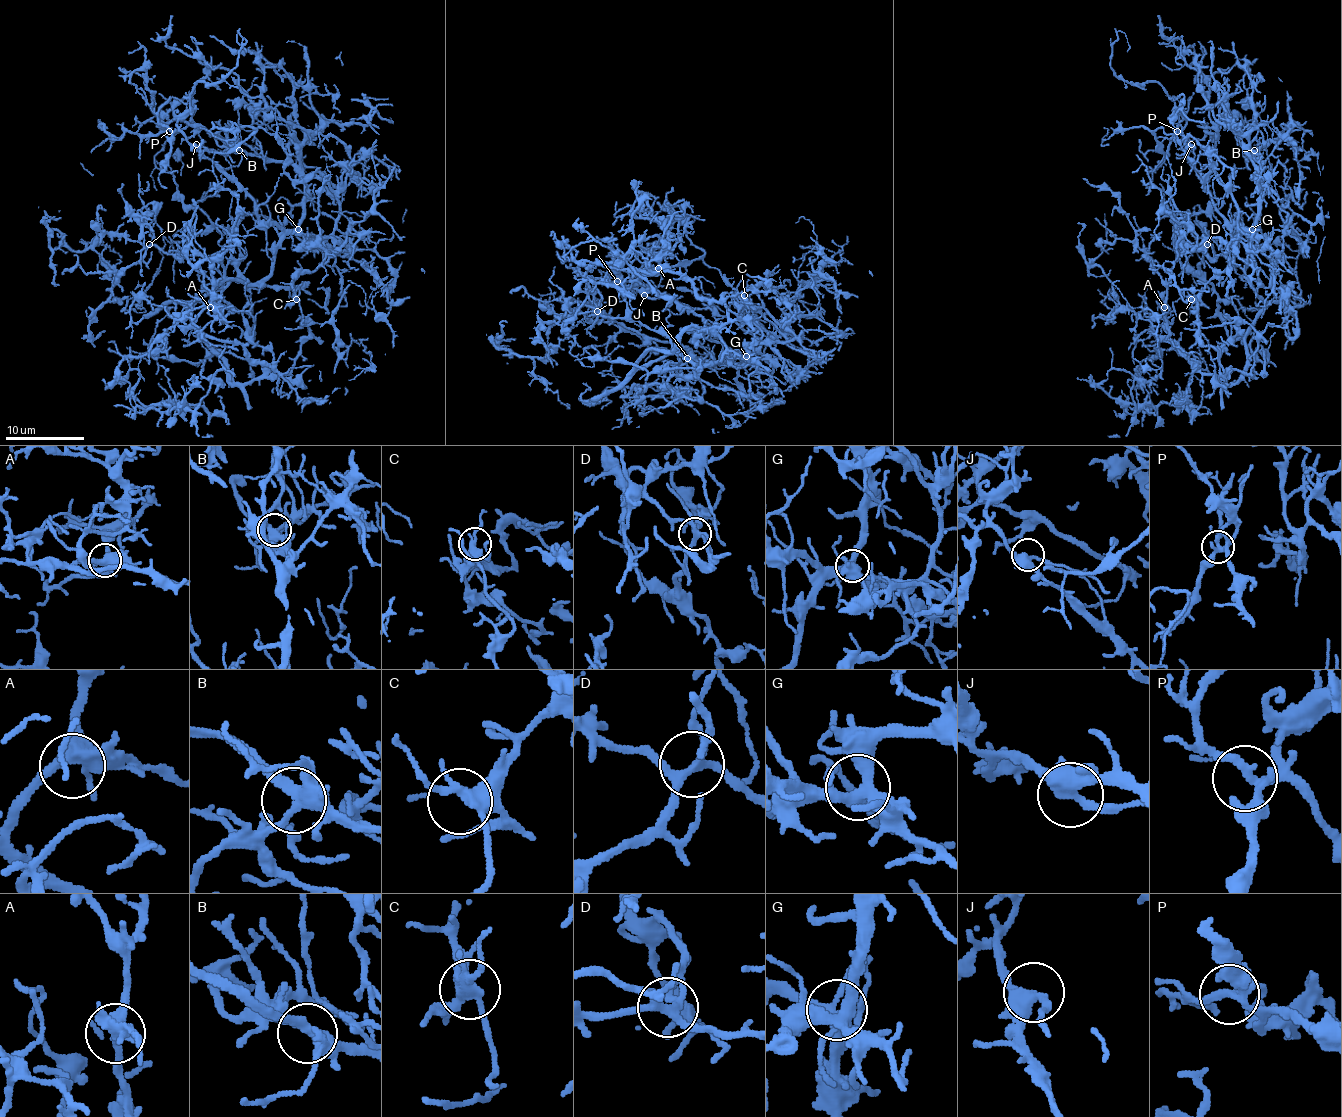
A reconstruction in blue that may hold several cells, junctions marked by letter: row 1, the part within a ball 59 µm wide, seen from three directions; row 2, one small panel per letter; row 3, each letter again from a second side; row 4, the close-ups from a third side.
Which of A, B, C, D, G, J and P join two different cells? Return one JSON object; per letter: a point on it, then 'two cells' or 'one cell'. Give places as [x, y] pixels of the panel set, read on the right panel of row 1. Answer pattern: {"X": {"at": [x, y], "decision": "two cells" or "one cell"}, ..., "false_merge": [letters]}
{"A": {"at": [1164, 307], "decision": "one cell"}, "B": {"at": [1254, 150], "decision": "one cell"}, "C": {"at": [1191, 299], "decision": "one cell"}, "D": {"at": [1207, 244], "decision": "one cell"}, "G": {"at": [1252, 229], "decision": "one cell"}, "J": {"at": [1191, 144], "decision": "one cell"}, "P": {"at": [1177, 131], "decision": "one cell"}, "false_merge": []}

